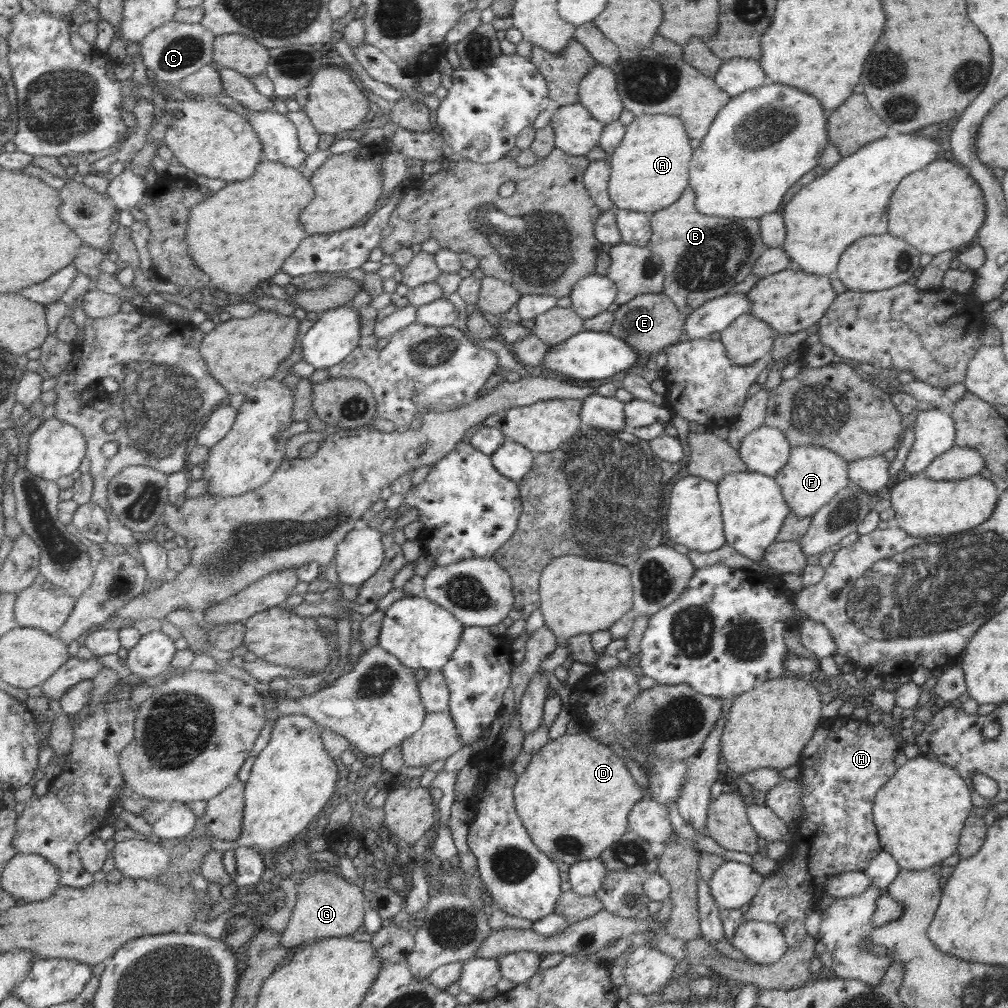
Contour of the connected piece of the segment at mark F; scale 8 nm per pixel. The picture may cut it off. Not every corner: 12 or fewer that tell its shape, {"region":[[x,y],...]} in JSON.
{"region":[[794,445],[775,474],[788,508],[812,516],[849,485],[848,462]]}

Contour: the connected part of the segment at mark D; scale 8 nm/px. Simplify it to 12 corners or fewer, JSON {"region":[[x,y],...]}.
{"region":[[585,729],[517,782],[518,812],[558,863],[600,859],[646,797]]}

